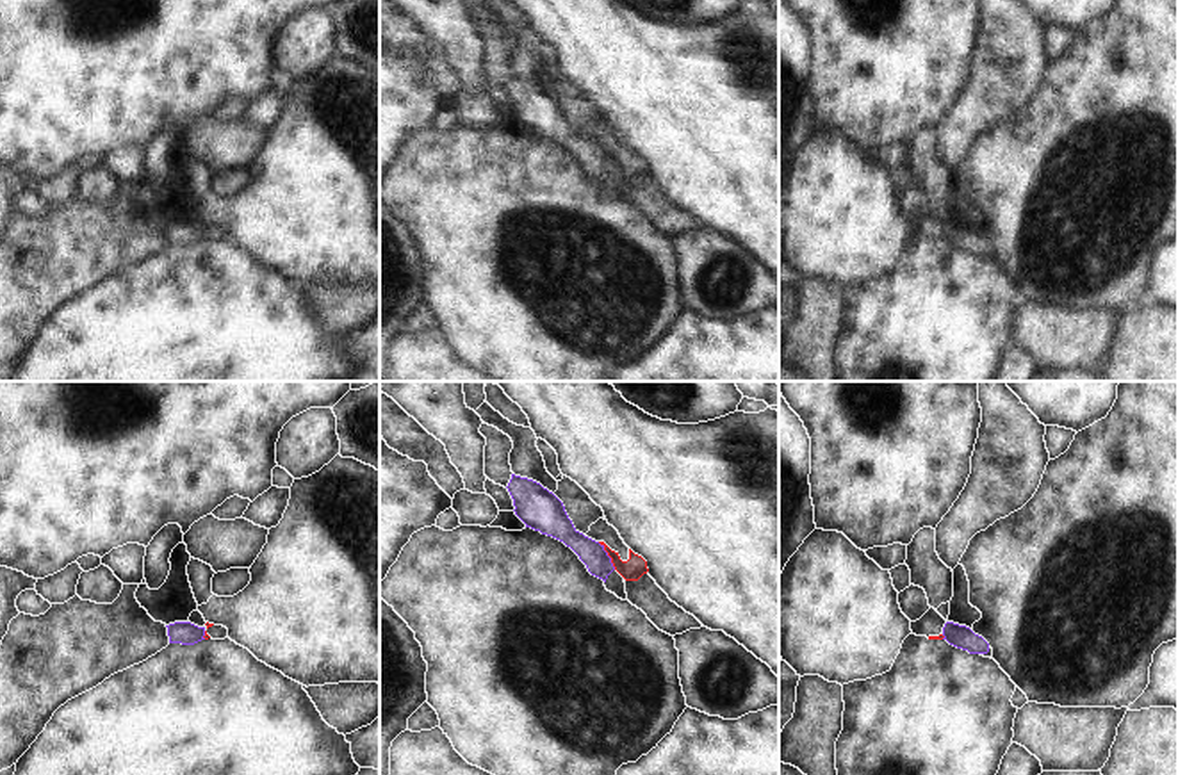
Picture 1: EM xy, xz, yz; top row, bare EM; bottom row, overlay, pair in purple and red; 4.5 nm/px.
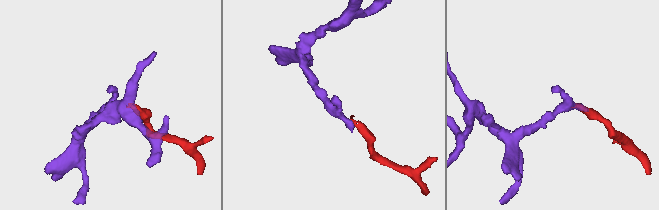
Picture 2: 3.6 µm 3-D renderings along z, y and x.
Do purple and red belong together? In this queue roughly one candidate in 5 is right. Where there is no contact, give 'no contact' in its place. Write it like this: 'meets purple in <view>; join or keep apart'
meets purple in xz; keep apart

